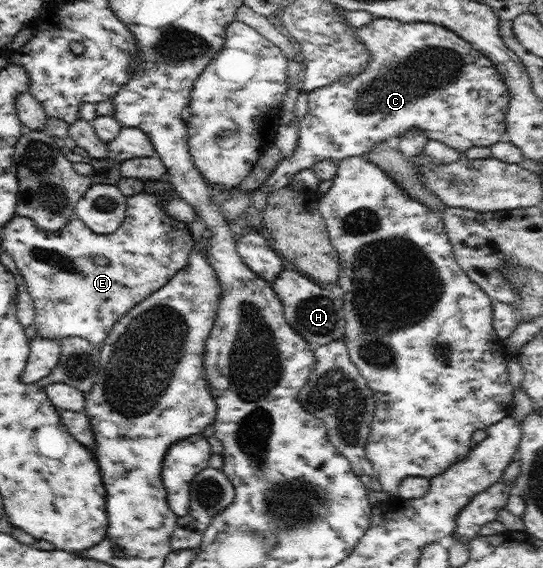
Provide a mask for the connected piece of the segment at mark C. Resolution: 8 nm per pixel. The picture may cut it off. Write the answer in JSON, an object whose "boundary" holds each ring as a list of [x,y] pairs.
{"boundary":[[[374,17],[374,19],[365,26],[355,28],[356,38],[362,42],[365,46],[365,50],[369,53],[370,61],[368,65],[364,67],[364,71],[360,71],[358,75],[348,75],[344,79],[340,79],[332,84],[324,85],[320,88],[315,88],[308,93],[308,112],[306,116],[303,116],[302,122],[300,122],[300,132],[298,132],[298,144],[294,150],[294,156],[290,158],[282,159],[275,169],[270,173],[266,181],[257,188],[265,193],[272,193],[290,185],[294,174],[298,174],[300,170],[304,168],[312,169],[314,164],[326,158],[332,158],[332,160],[339,160],[350,158],[351,156],[366,157],[366,154],[374,148],[372,144],[380,144],[388,140],[388,138],[401,138],[410,130],[418,130],[424,132],[428,136],[428,140],[438,140],[450,148],[454,148],[456,152],[460,152],[461,158],[466,157],[466,151],[474,146],[492,146],[498,141],[505,139],[506,123],[505,114],[508,110],[510,102],[510,90],[506,86],[506,82],[502,80],[502,76],[498,74],[498,70],[494,63],[492,63],[486,56],[483,56],[480,52],[477,52],[469,42],[466,42],[461,36],[458,36],[455,32],[448,30],[446,27],[440,25],[434,25],[427,22],[402,22],[396,19],[387,19],[384,17]]]}

